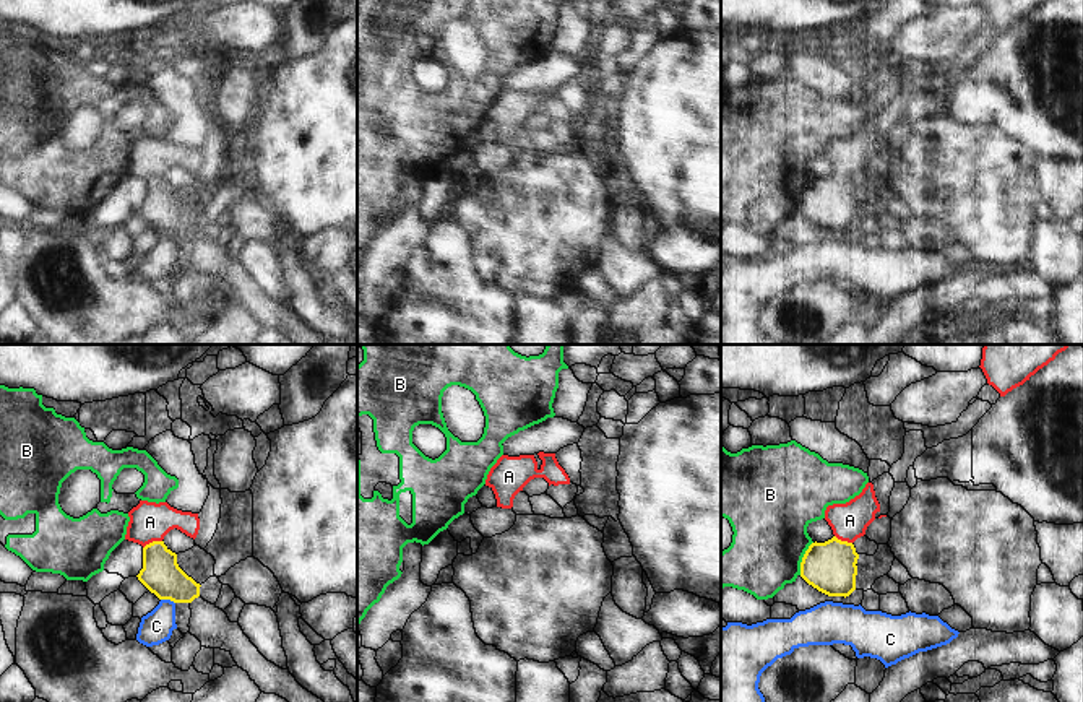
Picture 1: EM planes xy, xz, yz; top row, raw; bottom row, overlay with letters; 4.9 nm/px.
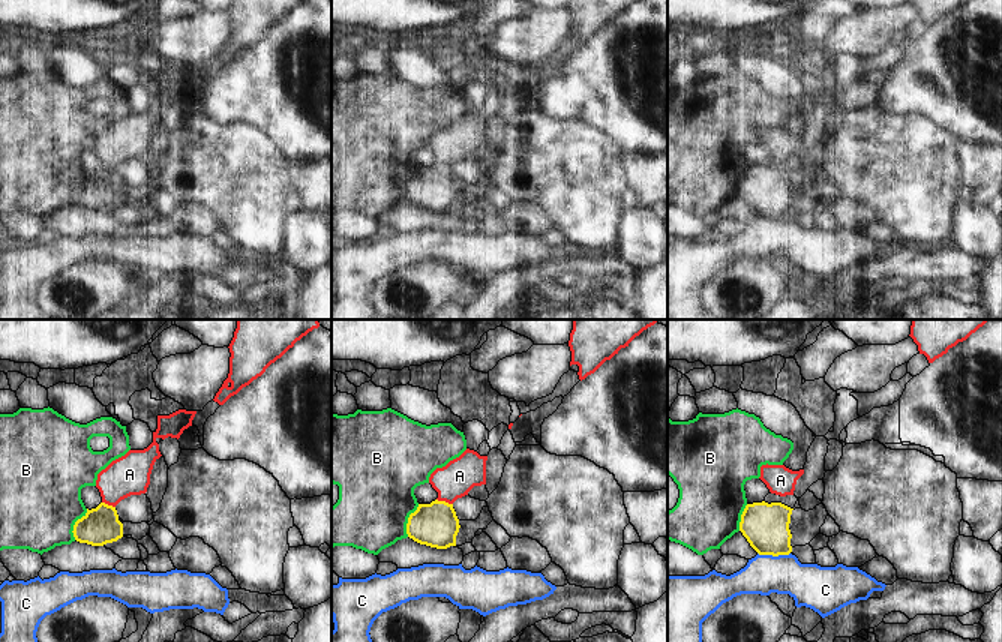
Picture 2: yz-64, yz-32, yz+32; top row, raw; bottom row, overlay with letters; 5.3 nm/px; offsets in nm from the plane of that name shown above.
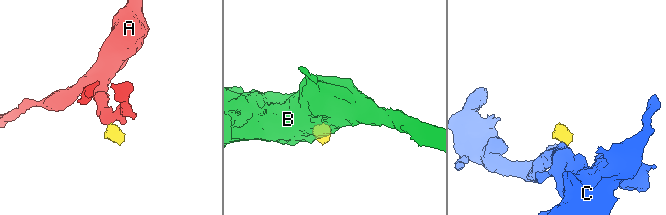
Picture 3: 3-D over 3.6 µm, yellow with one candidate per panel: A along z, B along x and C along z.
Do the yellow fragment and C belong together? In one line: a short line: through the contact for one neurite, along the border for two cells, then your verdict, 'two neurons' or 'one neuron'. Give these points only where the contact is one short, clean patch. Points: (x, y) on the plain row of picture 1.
line xy (161, 234), (169, 234), (174, 239); two neurons

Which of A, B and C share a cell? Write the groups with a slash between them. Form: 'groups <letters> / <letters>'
groups A / B / C

